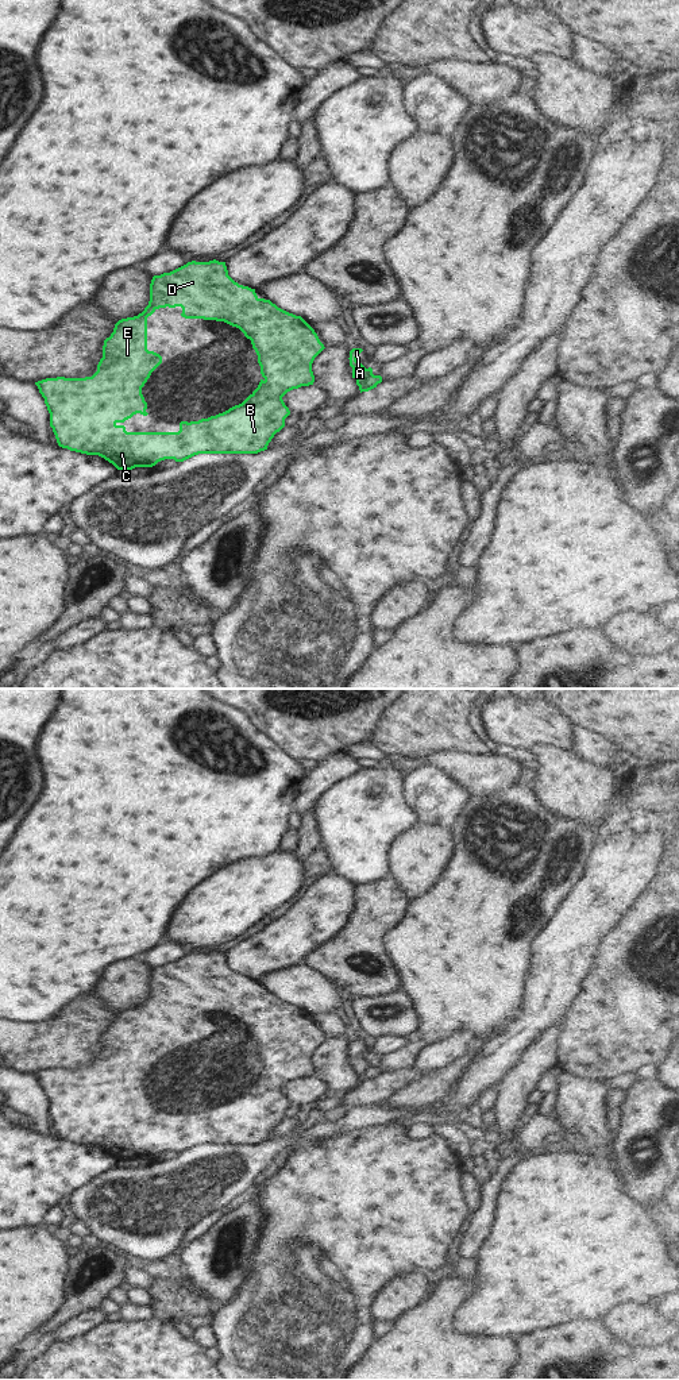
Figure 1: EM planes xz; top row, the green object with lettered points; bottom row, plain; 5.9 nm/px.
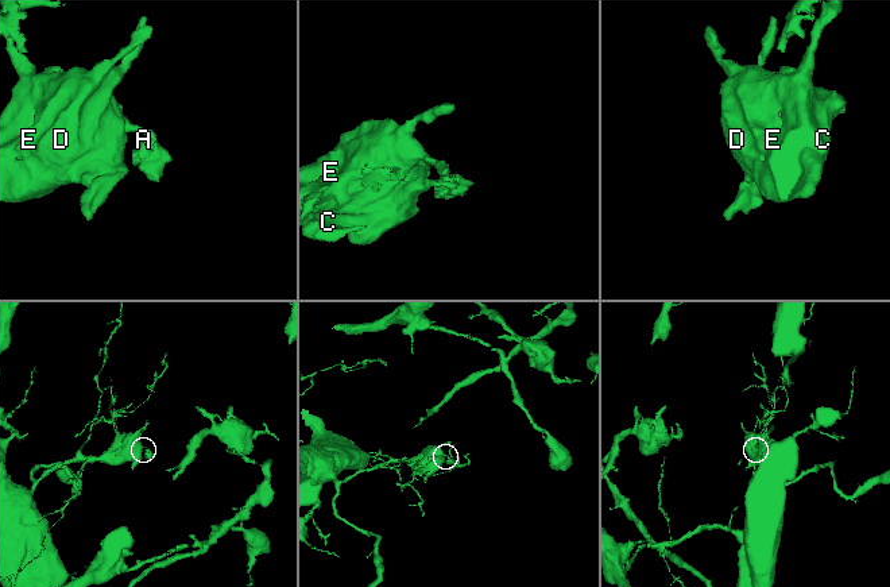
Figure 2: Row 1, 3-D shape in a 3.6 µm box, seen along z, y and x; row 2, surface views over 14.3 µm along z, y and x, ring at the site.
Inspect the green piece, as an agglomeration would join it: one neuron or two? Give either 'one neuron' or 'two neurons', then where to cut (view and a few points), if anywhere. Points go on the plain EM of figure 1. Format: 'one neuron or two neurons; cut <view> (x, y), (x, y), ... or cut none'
one neuron; cut none

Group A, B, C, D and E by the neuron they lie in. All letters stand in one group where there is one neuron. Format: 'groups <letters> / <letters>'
groups A B C D E

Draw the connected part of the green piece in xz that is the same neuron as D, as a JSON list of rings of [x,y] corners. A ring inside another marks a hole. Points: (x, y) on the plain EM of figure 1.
[[[192,952],[153,968],[148,997],[138,1007],[115,1015],[113,1024],[104,1032],[103,1049],[92,1068],[46,1069],[35,1076],[45,1090],[59,1138],[99,1146],[117,1161],[132,1161],[153,1159],[165,1150],[184,1153],[198,1145],[258,1145],[267,1141],[290,1106],[282,1088],[293,1080],[313,1076],[312,1055],[324,1040],[315,1021],[301,1007],[259,990],[255,980],[235,974],[228,967],[225,953]],[[166,998],[181,998],[185,1010],[224,1013],[239,1019],[251,1032],[263,1069],[242,1095],[208,1110],[181,1113],[178,1123],[127,1123],[123,1117],[126,1111],[136,1105],[148,1106],[142,1079],[162,1055],[162,1048],[147,1041],[147,1009]]]

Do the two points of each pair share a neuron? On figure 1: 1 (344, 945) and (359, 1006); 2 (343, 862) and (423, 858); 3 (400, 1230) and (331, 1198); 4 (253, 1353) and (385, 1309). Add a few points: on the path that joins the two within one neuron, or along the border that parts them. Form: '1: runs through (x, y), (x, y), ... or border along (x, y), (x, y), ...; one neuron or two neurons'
1: border along (389, 993), (354, 998); two neurons
2: border along (404, 832), (393, 841), (388, 852), (388, 872); two neurons
3: runs through (382, 1213), (370, 1209), (348, 1209); one neuron
4: border along (386, 1284), (371, 1303), (374, 1322); two neurons

